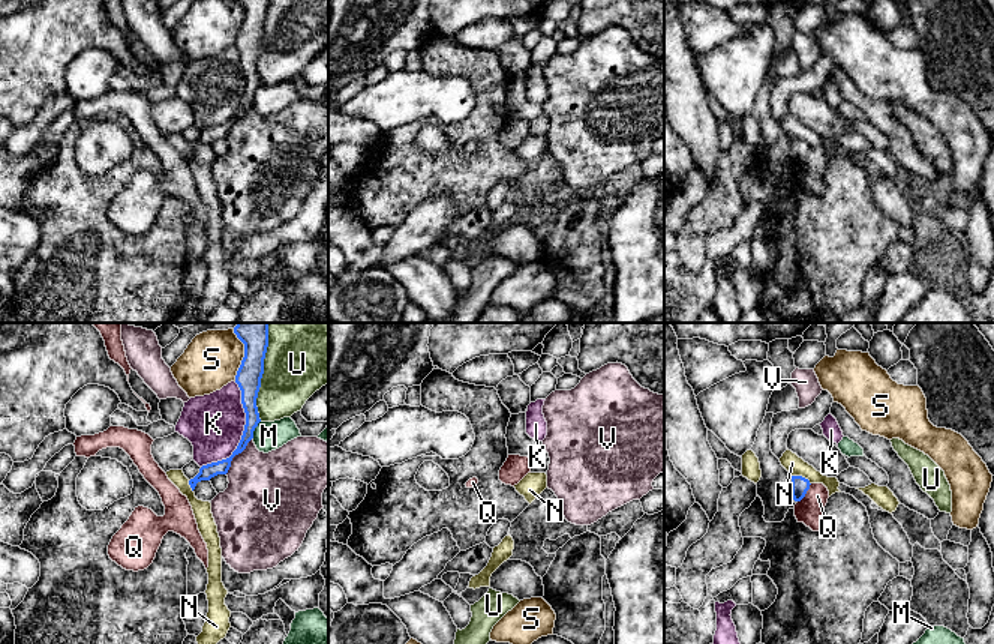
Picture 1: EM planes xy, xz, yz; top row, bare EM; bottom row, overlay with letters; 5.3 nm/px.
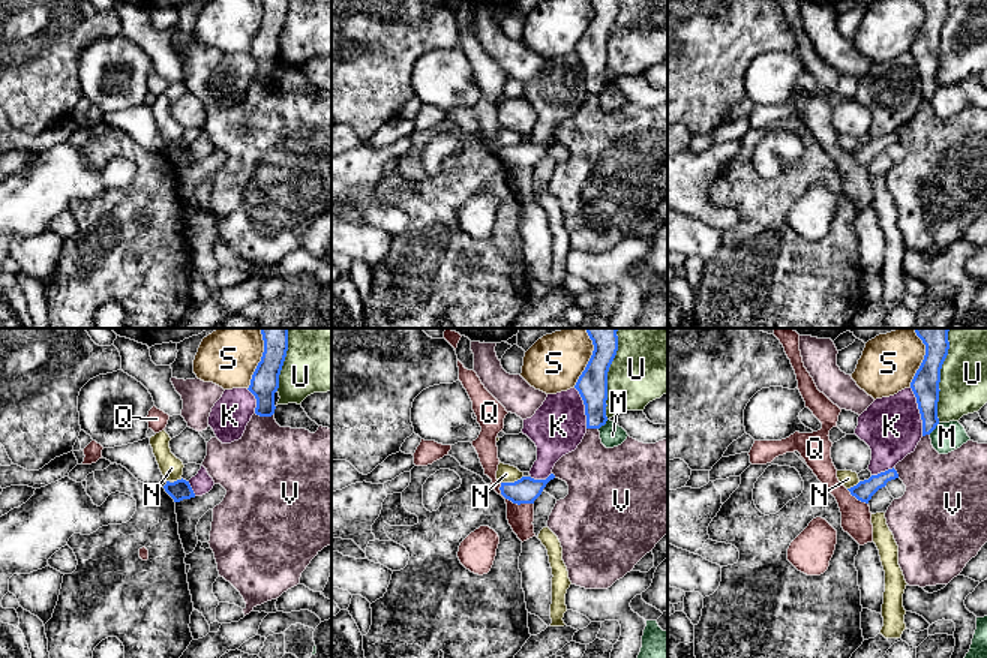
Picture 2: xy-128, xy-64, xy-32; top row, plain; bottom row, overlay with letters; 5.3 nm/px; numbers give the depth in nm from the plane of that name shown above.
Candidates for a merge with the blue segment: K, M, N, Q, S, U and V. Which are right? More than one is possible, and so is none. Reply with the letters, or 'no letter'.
no letter

